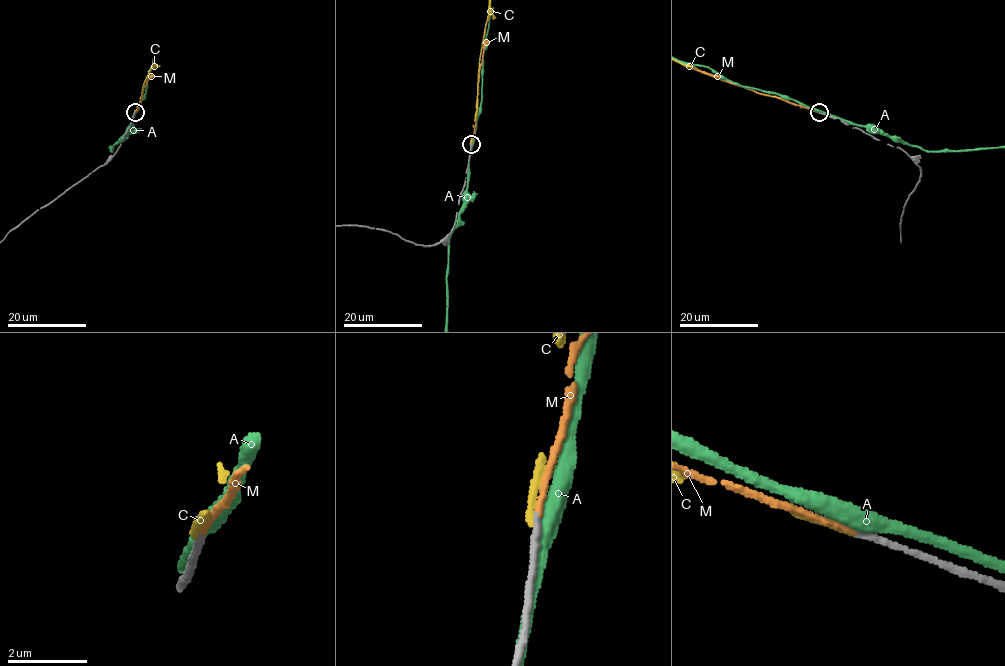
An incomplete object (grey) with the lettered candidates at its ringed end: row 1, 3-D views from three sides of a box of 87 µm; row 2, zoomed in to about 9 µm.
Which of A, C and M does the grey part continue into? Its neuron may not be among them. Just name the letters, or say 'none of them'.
M

